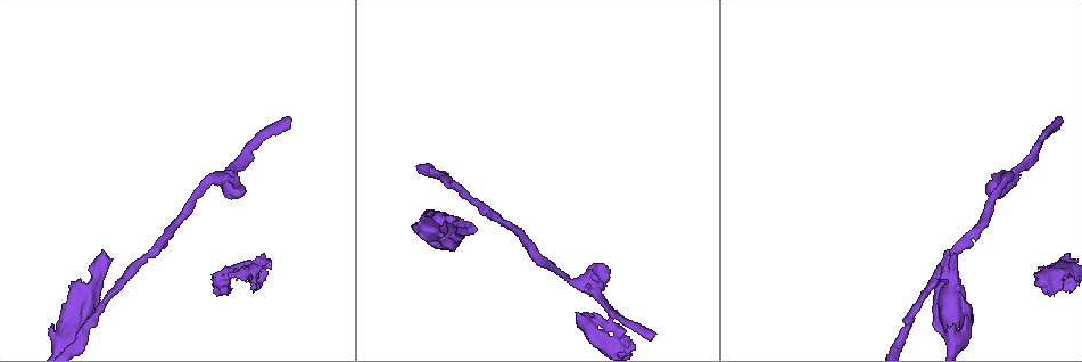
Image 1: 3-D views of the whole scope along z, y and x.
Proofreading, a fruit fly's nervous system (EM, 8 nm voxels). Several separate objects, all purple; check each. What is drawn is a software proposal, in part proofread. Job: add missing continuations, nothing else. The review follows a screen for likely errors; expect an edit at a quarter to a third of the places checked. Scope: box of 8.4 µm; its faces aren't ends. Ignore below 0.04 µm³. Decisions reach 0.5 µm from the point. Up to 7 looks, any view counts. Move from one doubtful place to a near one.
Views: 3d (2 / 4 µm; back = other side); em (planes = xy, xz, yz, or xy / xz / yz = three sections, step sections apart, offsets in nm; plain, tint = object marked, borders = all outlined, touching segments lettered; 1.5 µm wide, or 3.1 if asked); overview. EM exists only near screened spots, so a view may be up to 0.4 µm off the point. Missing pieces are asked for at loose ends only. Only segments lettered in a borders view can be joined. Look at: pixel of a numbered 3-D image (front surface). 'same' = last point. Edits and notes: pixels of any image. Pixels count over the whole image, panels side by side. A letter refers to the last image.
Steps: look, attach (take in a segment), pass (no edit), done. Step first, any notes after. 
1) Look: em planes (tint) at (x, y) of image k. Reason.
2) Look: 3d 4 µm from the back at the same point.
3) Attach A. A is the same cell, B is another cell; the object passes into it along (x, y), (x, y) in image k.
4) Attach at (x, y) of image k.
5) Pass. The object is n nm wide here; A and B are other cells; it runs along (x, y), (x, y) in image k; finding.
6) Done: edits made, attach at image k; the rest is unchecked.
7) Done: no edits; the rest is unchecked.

Look: 3d 4 µm at (74, 332) of image 1. An open end.

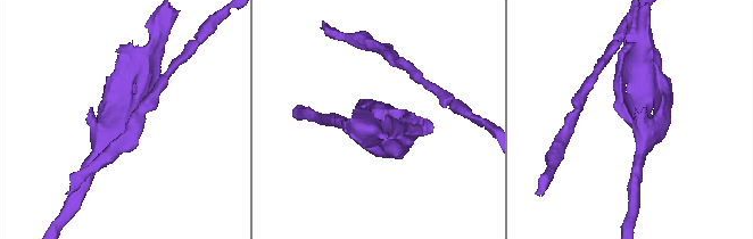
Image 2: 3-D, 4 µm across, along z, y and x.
Look: em planes (plain) at (125, 122) of image 2.

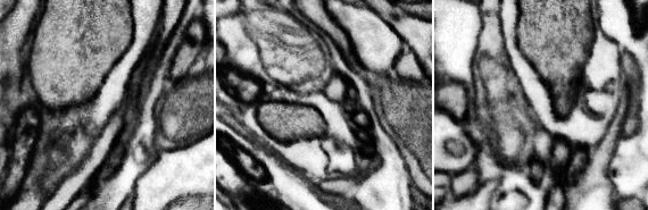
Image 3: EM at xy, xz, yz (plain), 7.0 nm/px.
Look: em planes (borders) at the same point.

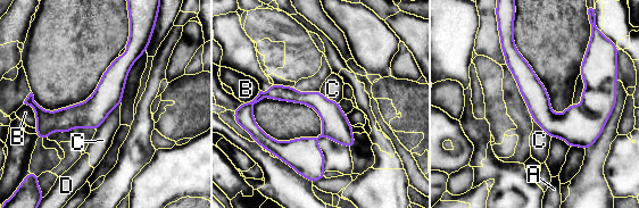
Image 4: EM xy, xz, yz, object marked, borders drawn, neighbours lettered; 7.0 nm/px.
Pass. The longest contact is with C, 260 nm; A, B, C and D are other cells; it runs along (142, 48), (82, 115), (39, 126) in image 4; none of them fits.

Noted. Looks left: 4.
Look: em planes (borders) at (102, 252) of image 1. An open end.

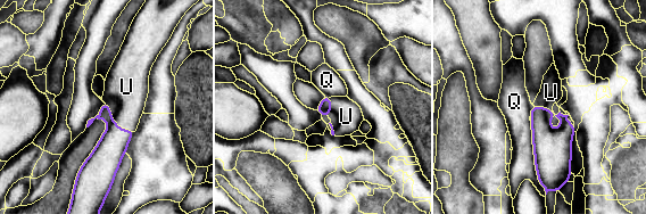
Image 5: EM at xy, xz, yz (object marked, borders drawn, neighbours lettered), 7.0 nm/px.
Attach U. U is the same cell, Q is another cell; the object passes into it along (108, 153), (115, 121), (126, 88) in image 5; it goes on there.

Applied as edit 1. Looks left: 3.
Done: edits made, attach at image 5; the rest is unchecked.

